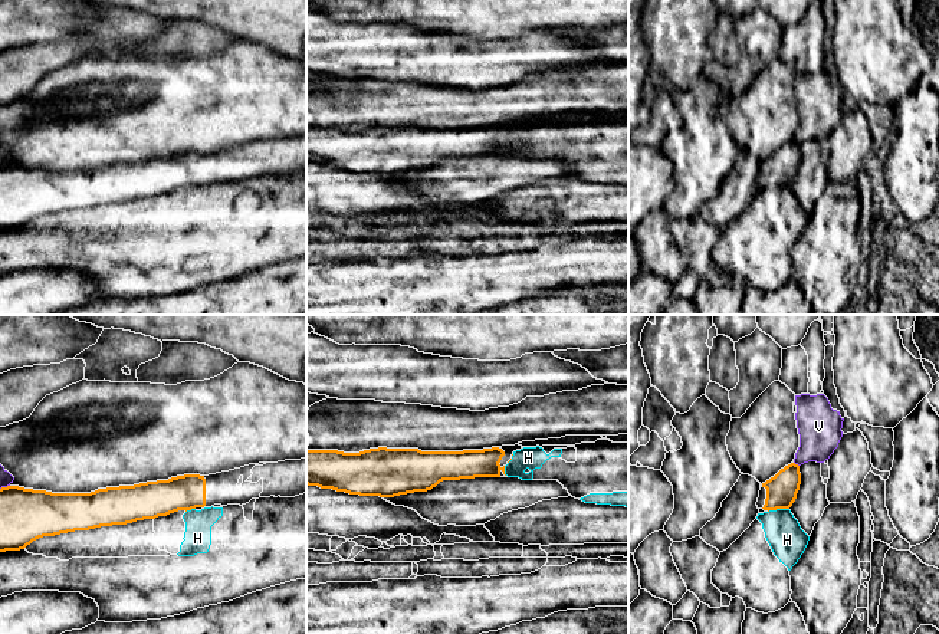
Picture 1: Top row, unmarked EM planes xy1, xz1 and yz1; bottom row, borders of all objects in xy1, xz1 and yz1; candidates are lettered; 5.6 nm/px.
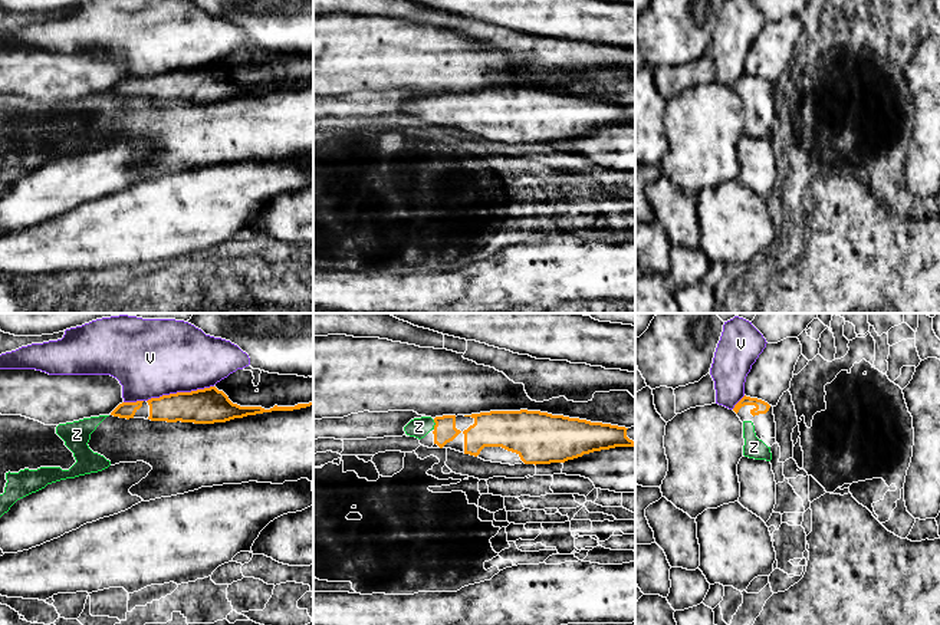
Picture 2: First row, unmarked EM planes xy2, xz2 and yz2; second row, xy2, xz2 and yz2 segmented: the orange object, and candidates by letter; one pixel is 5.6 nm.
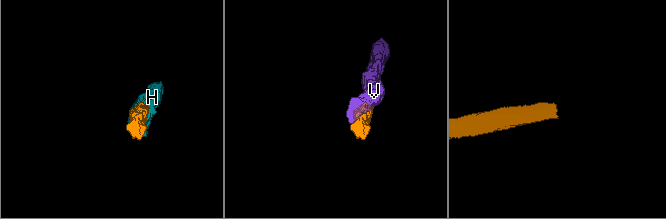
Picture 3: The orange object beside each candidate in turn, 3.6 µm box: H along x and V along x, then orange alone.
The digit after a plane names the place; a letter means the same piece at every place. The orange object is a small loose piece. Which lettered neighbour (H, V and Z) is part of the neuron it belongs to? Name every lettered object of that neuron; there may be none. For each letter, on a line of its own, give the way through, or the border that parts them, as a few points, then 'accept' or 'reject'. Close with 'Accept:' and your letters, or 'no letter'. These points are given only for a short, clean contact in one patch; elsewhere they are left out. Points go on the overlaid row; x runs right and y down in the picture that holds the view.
H: border along yz1 (788, 508), (777, 508), (768, 512); reject
V: reject
Z: runs through xz2 (444, 431), (436, 424), (418, 427); accept
Accept: Z

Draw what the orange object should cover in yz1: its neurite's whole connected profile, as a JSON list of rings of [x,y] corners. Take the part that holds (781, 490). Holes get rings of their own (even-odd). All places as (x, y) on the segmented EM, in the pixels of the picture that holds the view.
[[[791,463],[781,469],[774,477],[761,484],[758,509],[777,510],[789,509],[797,499],[801,484],[800,466]]]

